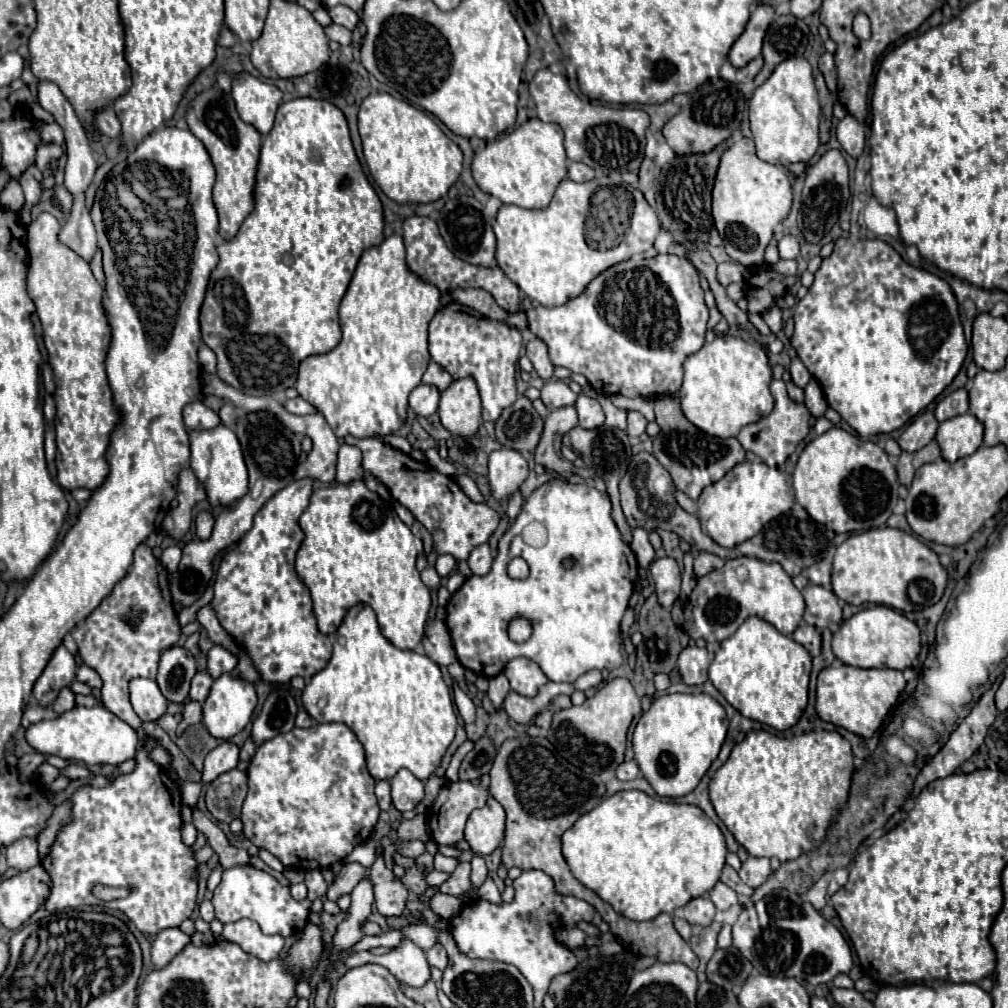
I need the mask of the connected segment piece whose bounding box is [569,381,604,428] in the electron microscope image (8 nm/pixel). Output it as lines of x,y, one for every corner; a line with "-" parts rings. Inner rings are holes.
571,381
569,384
570,388
571,385
579,389
577,390
578,398
575,403
579,426
582,428
598,428
598,426
602,426
602,424
604,424
604,412
602,412
602,408
600,408
598,400
584,396
577,383

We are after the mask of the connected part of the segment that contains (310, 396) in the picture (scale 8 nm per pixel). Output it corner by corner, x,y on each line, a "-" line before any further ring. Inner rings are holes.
392,234
380,246
368,248
354,272
346,296
340,302
340,326
342,340
328,354
308,356
298,368
298,394
310,402
334,430
338,438
370,438
388,436
398,432
406,422
408,394
422,380
422,374
430,362
428,354
428,324
440,308
440,292
436,286
422,282
414,276
404,262
402,236

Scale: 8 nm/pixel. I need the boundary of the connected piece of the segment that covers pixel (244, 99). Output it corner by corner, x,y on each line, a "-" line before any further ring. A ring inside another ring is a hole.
238,74
234,76
232,96
242,120
266,136
266,132
274,126
282,92
274,84
262,82
250,74

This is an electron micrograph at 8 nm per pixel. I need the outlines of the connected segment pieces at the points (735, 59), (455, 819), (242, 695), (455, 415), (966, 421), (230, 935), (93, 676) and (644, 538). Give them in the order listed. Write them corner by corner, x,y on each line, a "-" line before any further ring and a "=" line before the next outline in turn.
764,4
756,6
744,32
740,34
740,38
732,44
732,48
728,52
728,60
734,68
744,68
750,60
754,60
762,54
762,40
770,26
772,16
774,16
774,8
764,6
=
488,780
480,784
472,782
454,782
446,784
434,806
432,806
432,820
430,834
436,844
456,844
464,840
464,826
476,808
482,808
488,800
=
222,674
214,680
204,702
202,724
206,724
214,738
228,740
250,722
256,700
258,698
252,684
236,680
230,674
=
474,378
454,380
446,392
440,392
440,422
452,434
470,438
476,434
482,418
480,418
480,394
=
962,414
958,418
950,418
940,424
936,440
942,450
942,458
948,462
960,460
964,456
974,454
984,436
984,426
972,414
=
238,920
232,924
224,924
222,936
228,942
238,944
242,950
258,956
260,960
274,960
280,956
284,948
282,936
266,936
262,934
260,926
252,920
=
82,664
80,668
78,668
78,672
76,672
76,678
80,680
80,682
84,682
84,684
88,684
90,688
94,688
94,690
100,690
100,686
102,686
102,680
100,680
100,676
92,670
92,668
88,668
86,664
=
632,528
632,542
630,548
638,558
640,568
648,568
648,564
654,560
655,550
649,540
649,534
643,528

